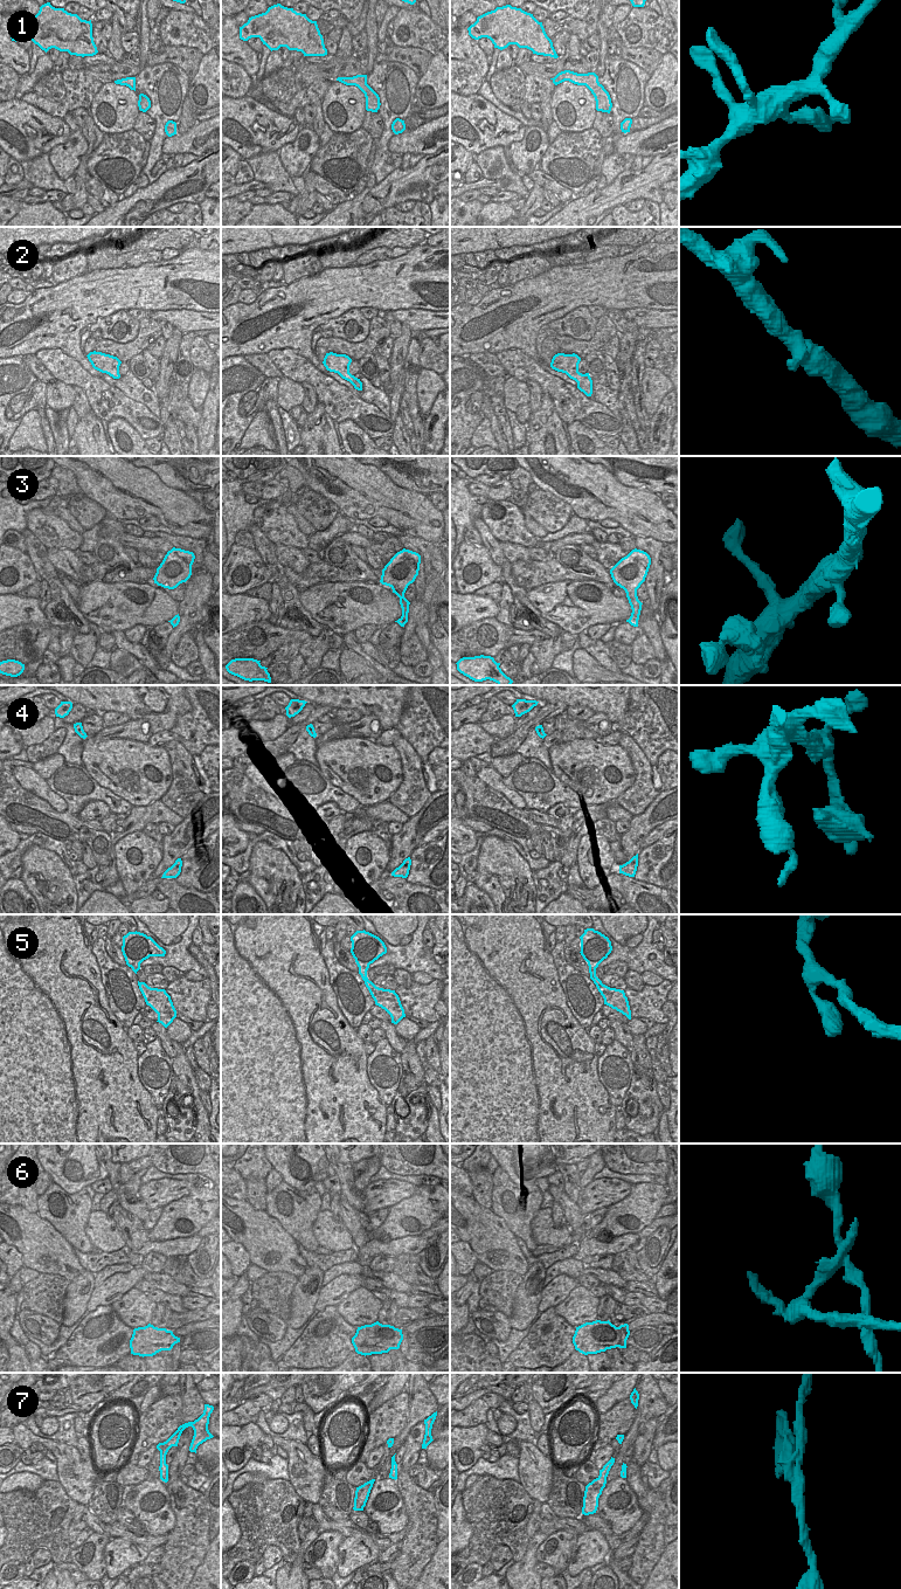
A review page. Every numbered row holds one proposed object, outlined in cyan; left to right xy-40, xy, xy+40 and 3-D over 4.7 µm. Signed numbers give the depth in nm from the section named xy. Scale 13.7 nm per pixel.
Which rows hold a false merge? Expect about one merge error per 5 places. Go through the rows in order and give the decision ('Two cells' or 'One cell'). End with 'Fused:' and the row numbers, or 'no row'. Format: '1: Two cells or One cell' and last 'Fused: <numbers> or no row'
1: One cell
2: One cell
3: One cell
4: One cell
5: One cell
6: Two cells
7: One cell
Fused: 6

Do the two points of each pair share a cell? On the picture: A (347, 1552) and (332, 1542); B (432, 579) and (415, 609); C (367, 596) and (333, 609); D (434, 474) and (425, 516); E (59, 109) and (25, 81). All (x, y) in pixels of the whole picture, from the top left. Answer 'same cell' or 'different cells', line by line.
A: different cells
B: same cell
C: same cell
D: different cells
E: different cells

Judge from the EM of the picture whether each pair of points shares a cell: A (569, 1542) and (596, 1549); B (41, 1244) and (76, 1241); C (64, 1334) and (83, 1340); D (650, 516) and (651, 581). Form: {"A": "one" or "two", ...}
{"A": "two", "B": "two", "C": "two", "D": "two"}

